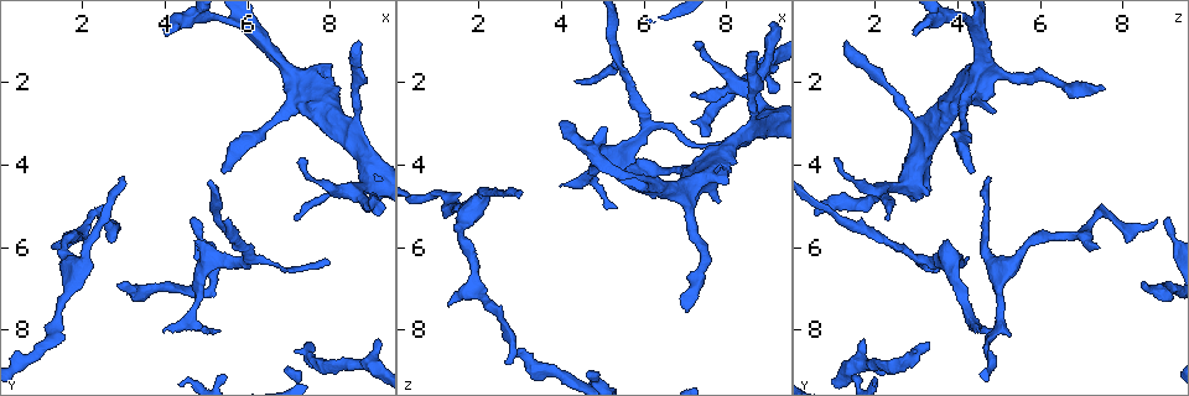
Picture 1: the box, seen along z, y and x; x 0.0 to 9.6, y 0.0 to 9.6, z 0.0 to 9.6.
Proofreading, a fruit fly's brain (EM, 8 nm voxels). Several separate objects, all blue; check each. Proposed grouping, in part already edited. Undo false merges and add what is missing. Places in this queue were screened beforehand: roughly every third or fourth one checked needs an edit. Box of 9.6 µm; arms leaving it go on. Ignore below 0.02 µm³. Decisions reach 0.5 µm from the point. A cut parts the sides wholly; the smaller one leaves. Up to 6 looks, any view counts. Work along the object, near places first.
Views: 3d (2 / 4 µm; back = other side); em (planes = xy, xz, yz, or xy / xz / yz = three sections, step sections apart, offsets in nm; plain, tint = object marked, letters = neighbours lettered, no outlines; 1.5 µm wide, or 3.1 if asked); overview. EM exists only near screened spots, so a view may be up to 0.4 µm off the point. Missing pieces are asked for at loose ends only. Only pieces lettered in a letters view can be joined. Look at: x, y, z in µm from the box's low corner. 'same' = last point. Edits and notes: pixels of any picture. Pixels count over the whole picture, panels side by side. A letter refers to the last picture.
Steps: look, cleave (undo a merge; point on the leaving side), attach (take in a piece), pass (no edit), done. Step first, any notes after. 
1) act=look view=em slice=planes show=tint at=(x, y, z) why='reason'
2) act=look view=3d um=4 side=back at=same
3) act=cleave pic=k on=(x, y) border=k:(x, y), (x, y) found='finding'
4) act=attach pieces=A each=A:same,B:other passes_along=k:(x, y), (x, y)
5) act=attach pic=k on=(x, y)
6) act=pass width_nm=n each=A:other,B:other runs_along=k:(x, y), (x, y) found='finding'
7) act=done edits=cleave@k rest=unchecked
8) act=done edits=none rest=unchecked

act=look view=em slice=planes show=tint at=(8.70, 1.05, 1.35) why='long arm stops here'

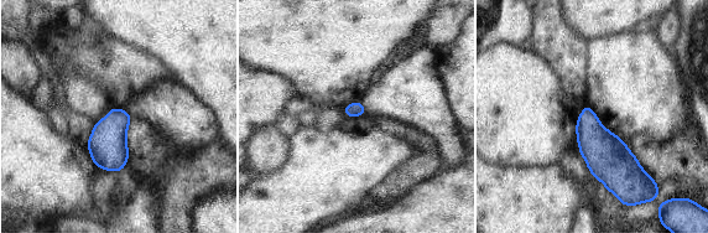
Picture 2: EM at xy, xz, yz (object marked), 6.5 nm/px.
act=look view=em slice=planes show=letters at=same why='see the neighbours'

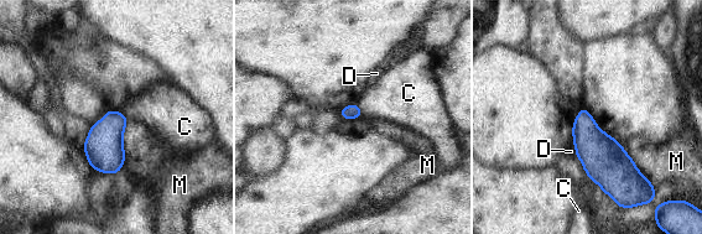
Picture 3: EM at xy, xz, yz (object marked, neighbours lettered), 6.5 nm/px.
act=pass each=C:other,D:other,M:other border=3:(355, 103), (363, 115) found='no lettered piece goes on from it'

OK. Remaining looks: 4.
act=look view=em slice=xy step=8 show=plain at=(7.85, 2.65, 4.90) why='stops while still wide'

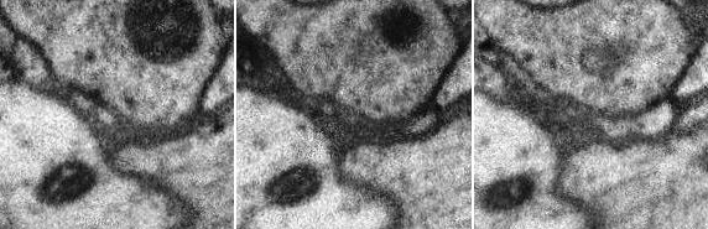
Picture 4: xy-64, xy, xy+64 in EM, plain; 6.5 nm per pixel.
act=look view=em slice=xy step=8 show=letters at=same

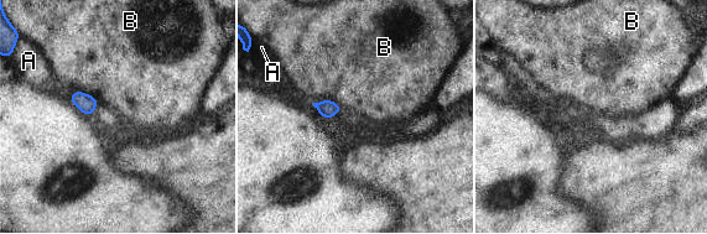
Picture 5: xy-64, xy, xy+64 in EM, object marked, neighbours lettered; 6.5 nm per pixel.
act=pass each=A:other,B:other border=5:(312, 102), (333, 100), (342, 109) found='none of them fits'

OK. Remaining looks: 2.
act=look view=3d um=4 at=(5.30, 8.05, 5.10) why='thin end'

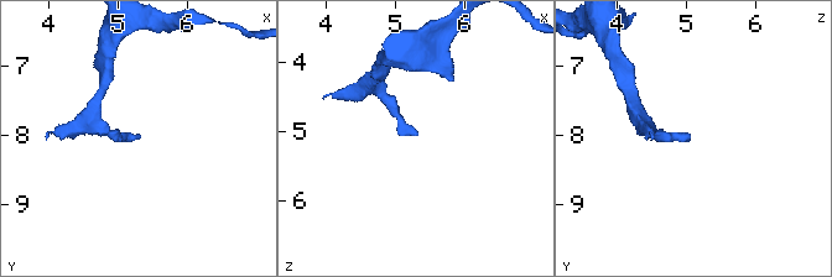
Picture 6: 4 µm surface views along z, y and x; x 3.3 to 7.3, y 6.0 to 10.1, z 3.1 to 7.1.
act=look view=em slice=yz step=4 show=letters at=(5.30, 8.00, 5.05)

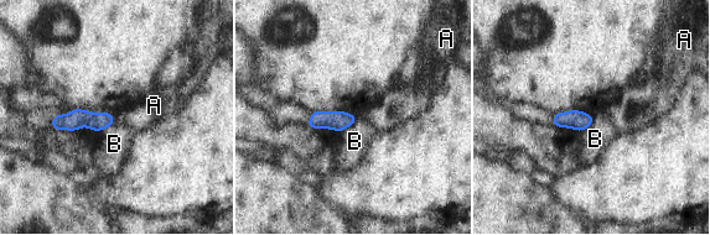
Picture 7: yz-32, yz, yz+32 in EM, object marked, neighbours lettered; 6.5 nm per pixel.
act=pass longest_contact=B:140nm each=A:other,B:other border=7:(594, 116), (592, 123), (580, 131) found='no lettered piece goes on from it'

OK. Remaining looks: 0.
act=done edits=none rest=unchecked

